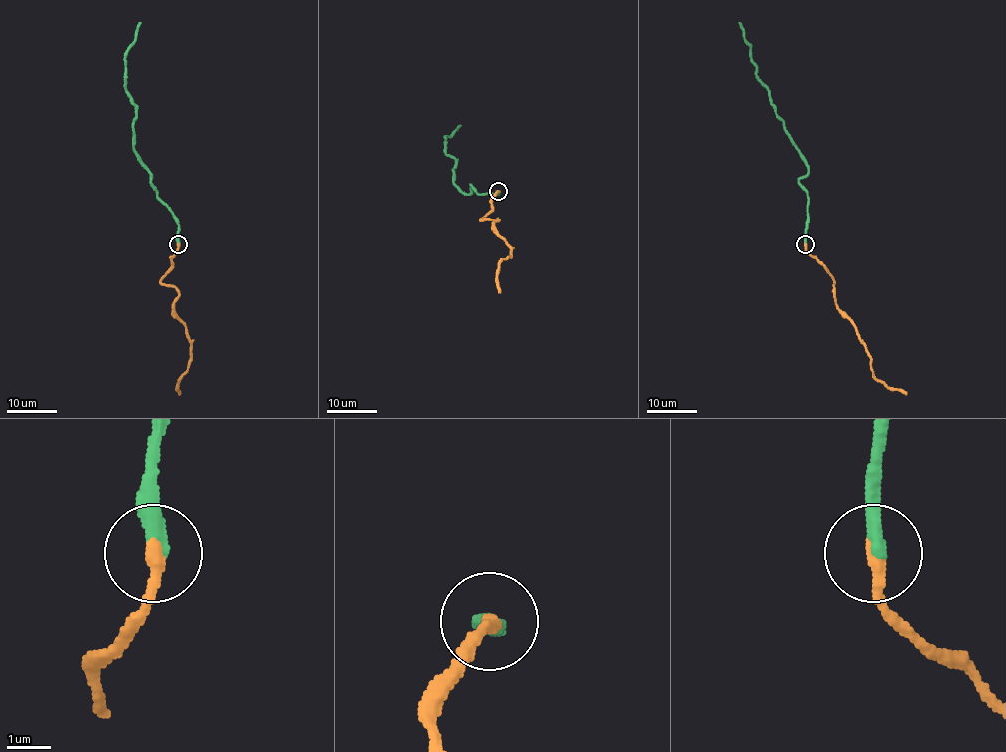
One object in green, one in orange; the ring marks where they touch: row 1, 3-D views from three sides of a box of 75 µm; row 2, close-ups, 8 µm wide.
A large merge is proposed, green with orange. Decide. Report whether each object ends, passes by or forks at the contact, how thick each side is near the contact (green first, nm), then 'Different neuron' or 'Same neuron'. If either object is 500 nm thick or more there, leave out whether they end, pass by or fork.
At the ring green ends. At the ring orange ends. Thickness 400 nm (green) against 340 nm. Same neuron

